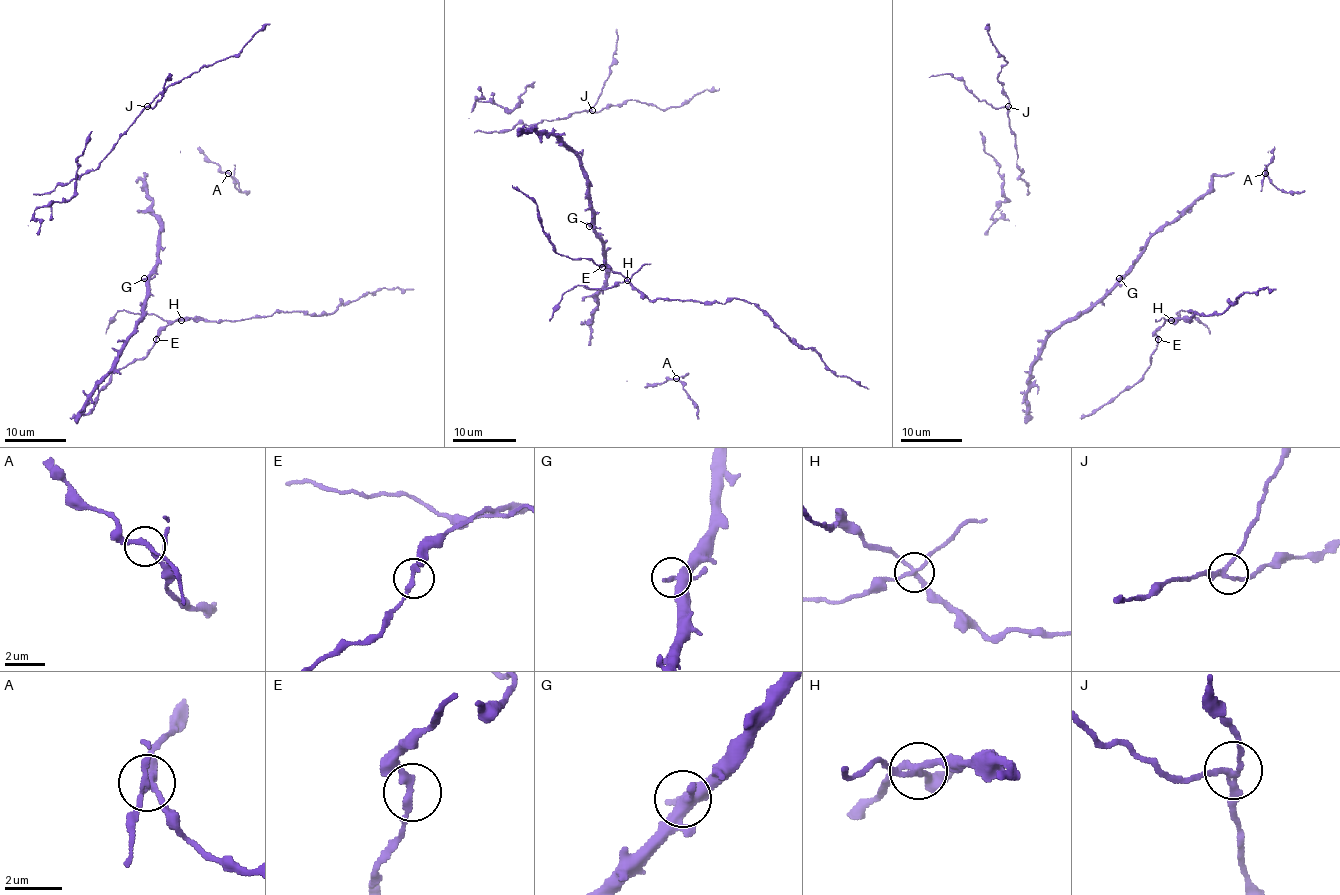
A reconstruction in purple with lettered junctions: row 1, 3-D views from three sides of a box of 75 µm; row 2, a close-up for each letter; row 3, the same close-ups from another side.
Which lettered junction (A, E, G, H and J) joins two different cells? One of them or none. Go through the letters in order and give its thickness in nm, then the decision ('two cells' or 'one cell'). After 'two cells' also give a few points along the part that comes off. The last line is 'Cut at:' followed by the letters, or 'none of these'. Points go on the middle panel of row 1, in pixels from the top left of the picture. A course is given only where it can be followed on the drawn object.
A: calibre 190 nm; one cell
E: calibre 240 nm; one cell
G: calibre 280 nm; one cell
H: calibre 200 nm; two cells; course (627, 280), (605, 289), (575, 286), (569, 289), (550, 321)
J: calibre 180 nm; one cell
Cut at: H

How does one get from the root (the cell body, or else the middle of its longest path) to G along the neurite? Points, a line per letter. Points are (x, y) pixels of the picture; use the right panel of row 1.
G: (1027, 377), (1043, 342), (1065, 323), (1085, 313), (1119, 278)

